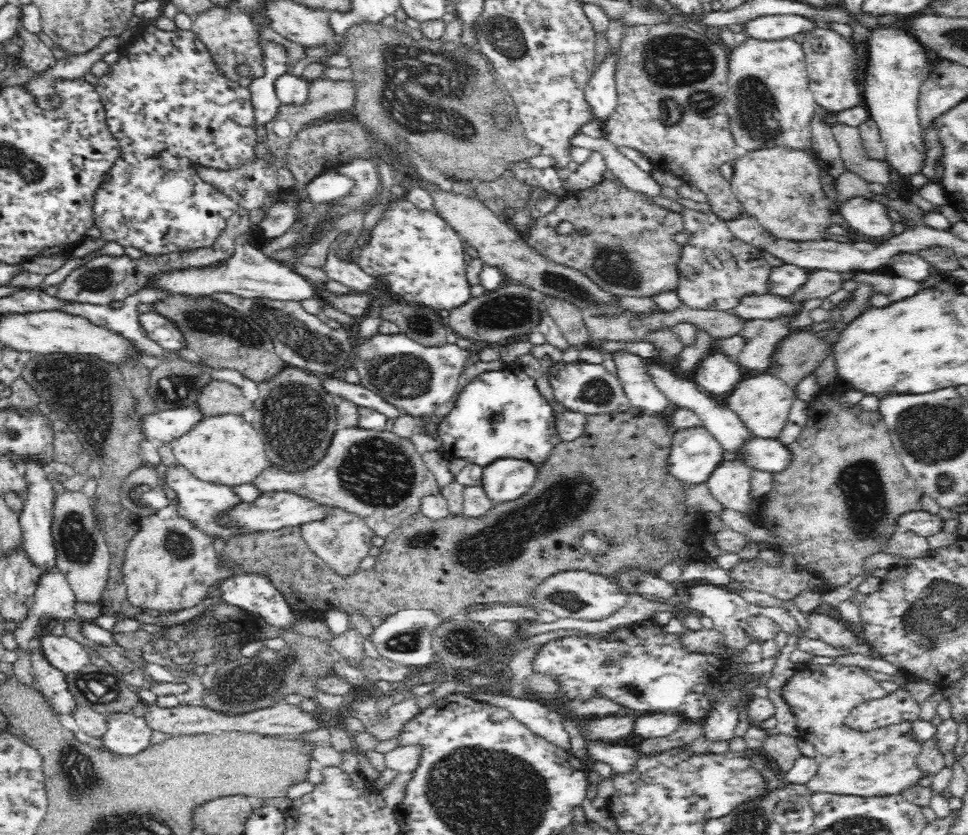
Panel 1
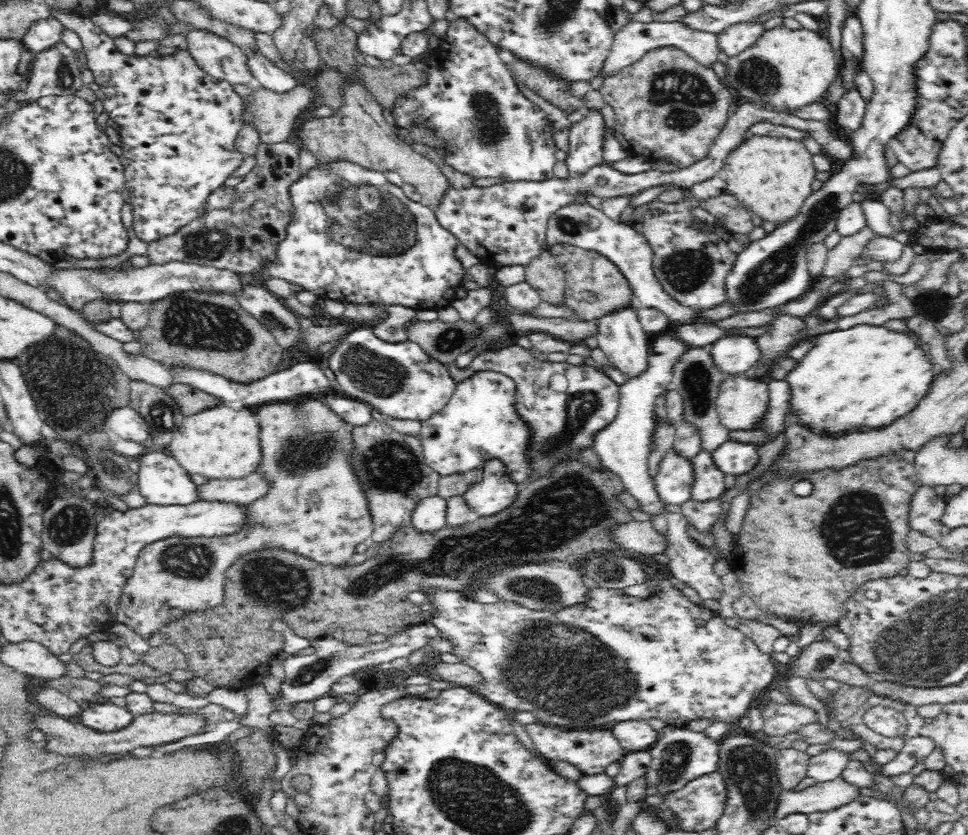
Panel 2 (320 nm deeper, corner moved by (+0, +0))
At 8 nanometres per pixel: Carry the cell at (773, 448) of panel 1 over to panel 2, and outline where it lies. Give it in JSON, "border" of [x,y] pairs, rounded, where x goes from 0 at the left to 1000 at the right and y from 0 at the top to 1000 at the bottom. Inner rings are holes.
{"border":[[[753,527],[736,540],[739,556],[749,566],[758,570],[772,568],[785,556],[783,533]]]}

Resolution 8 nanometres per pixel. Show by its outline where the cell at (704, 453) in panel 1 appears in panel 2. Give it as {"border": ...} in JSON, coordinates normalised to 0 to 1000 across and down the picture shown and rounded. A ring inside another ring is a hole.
{"border":[[[693,535],[682,553],[682,563],[677,564],[675,576],[684,602],[693,606],[701,606],[714,598],[714,584],[718,575],[718,556],[715,550],[704,546],[696,535]]]}

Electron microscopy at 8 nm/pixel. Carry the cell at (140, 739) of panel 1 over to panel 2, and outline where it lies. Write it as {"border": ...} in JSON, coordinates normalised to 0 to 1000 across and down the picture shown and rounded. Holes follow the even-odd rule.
{"border":[[[98,842],[86,850],[81,862],[98,874],[99,877],[122,877],[134,869],[138,862],[139,855],[130,847],[124,847],[117,842]]]}

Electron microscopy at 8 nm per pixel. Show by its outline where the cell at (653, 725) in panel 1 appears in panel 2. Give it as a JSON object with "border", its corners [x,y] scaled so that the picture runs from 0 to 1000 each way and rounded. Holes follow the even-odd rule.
{"border":[[[650,862],[631,867],[632,875],[647,901],[670,898],[681,885],[680,875],[667,862]]]}

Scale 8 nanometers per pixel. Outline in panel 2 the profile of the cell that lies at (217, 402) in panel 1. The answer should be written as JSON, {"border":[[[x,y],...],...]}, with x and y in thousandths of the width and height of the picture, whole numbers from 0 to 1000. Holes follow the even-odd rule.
{"border":[[[178,459],[171,466],[183,478],[184,485],[192,499],[228,486],[231,483],[227,477],[193,460]]]}

